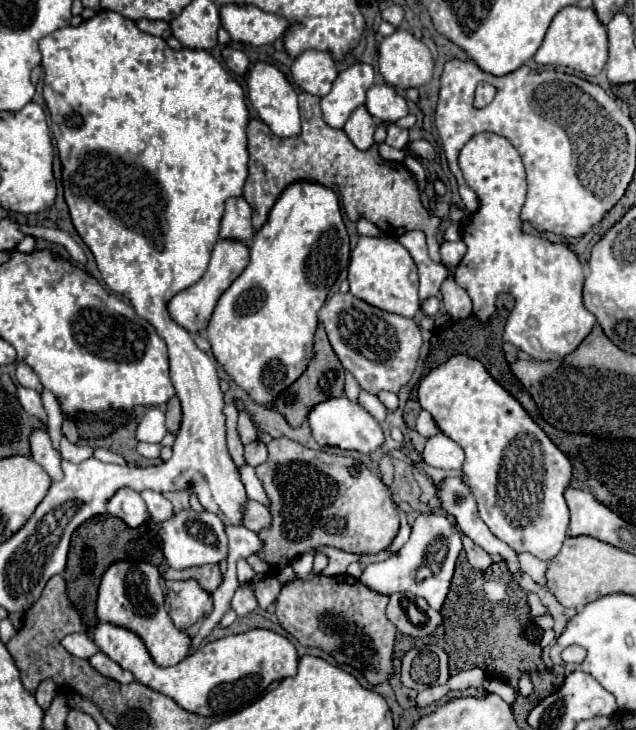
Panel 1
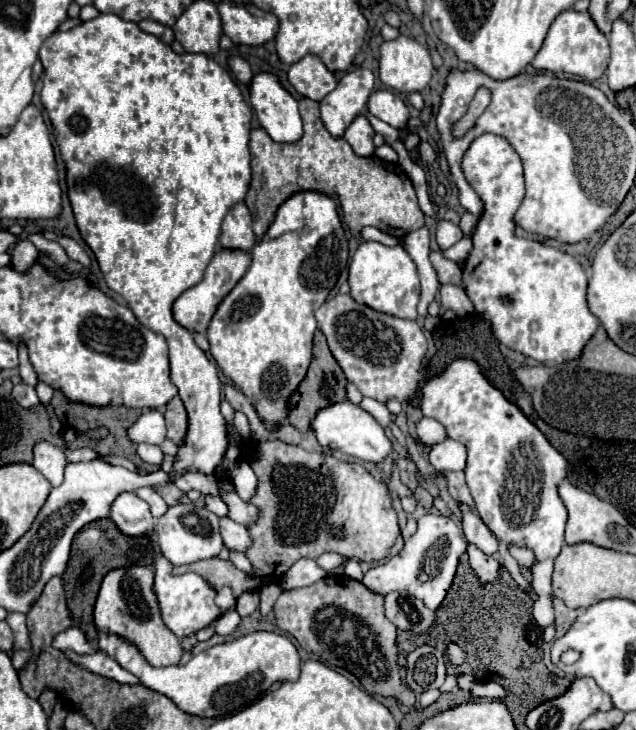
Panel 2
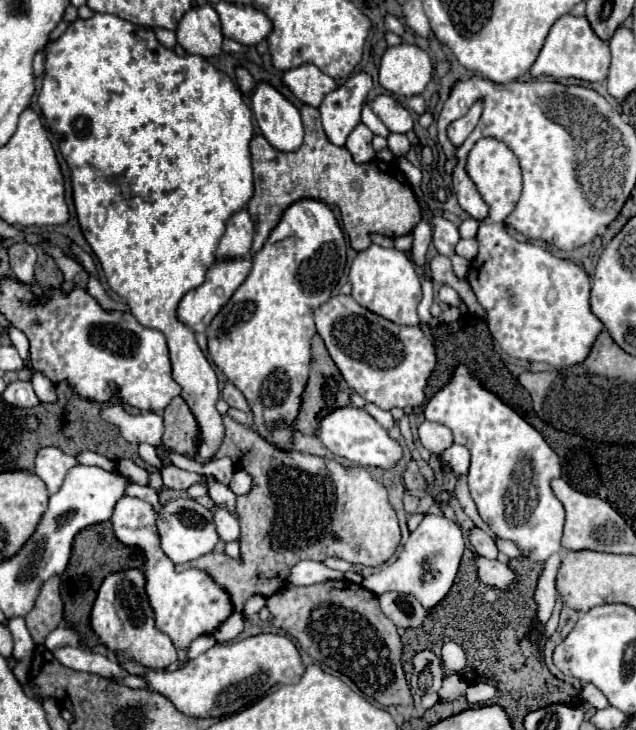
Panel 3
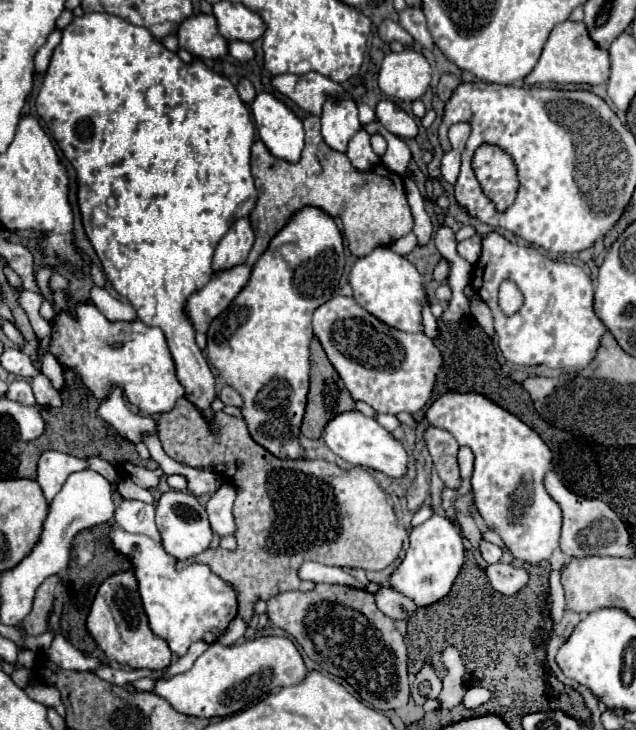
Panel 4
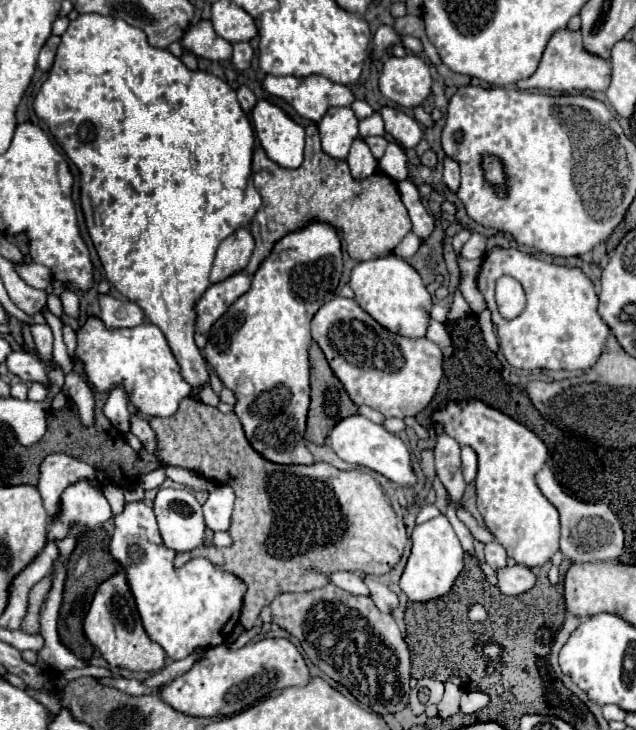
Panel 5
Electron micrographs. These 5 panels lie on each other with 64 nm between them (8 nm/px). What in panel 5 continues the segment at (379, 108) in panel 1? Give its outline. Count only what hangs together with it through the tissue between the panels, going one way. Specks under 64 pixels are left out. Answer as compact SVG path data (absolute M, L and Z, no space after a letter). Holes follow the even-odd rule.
M382 108L380 110L384 124L386 124L386 132L404 148L416 148L420 138L422 138L422 130L418 126L418 122L414 118L410 118L408 114L396 110L396 108Z

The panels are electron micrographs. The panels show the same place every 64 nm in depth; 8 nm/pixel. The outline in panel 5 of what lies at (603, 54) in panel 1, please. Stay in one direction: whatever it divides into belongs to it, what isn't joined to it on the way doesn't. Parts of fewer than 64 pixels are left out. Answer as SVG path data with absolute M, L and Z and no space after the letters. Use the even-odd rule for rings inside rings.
M558 30L546 50L544 56L540 60L538 70L526 78L526 80L518 80L516 86L522 90L556 90L562 94L572 94L572 92L602 92L610 86L610 62L608 60L596 60L596 56L588 56L588 52L584 52L582 44L580 44L580 32L570 32L570 30Z

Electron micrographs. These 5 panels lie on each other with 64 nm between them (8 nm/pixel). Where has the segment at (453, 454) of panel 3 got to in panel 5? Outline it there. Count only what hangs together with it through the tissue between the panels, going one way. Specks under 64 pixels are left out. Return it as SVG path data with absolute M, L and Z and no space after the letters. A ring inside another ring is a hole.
M470 446L462 448L462 472L464 472L464 480L466 484L474 482L476 478L476 470L478 470L478 460L476 460L476 452Z

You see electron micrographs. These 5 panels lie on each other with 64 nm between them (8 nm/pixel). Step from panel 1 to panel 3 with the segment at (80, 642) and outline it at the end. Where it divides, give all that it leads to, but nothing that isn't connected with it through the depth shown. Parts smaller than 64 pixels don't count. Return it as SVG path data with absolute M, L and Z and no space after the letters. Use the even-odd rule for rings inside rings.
M66 626L54 628L54 630L46 636L46 640L44 640L44 646L46 646L48 650L54 650L54 648L66 646L66 644L70 644L70 646L80 646L78 634L76 634L74 630L70 630L70 628L66 628Z

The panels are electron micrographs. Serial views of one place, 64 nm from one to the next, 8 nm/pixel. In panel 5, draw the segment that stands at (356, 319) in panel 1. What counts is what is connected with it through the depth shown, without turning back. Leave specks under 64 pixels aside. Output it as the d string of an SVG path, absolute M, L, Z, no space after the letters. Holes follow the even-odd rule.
M336 296L312 320L312 340L322 348L332 372L344 384L356 406L370 406L386 418L406 418L422 412L442 378L442 352L426 338L408 340L382 328L354 300Z

